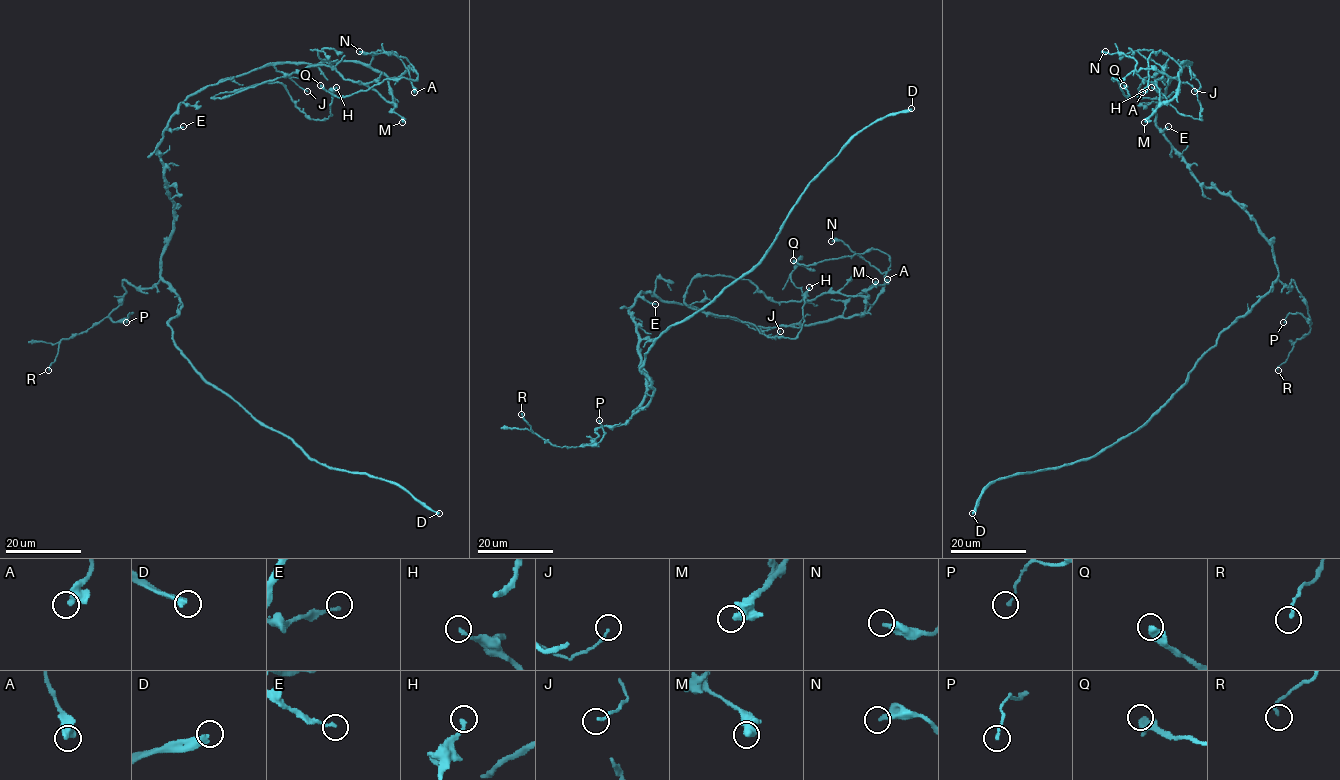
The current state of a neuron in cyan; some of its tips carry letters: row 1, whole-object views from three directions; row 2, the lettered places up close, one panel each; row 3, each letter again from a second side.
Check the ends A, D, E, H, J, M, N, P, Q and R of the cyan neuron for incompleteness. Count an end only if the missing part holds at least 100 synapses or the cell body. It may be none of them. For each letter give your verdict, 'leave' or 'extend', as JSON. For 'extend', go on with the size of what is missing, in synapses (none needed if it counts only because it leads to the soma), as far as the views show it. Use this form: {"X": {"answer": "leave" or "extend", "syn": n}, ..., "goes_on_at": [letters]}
{"A": {"answer": "leave"}, "D": {"answer": "extend", "syn": 300}, "E": {"answer": "leave"}, "H": {"answer": "leave"}, "J": {"answer": "leave"}, "M": {"answer": "leave"}, "N": {"answer": "leave"}, "P": {"answer": "leave"}, "Q": {"answer": "leave"}, "R": {"answer": "leave"}, "goes_on_at": ["D"]}

